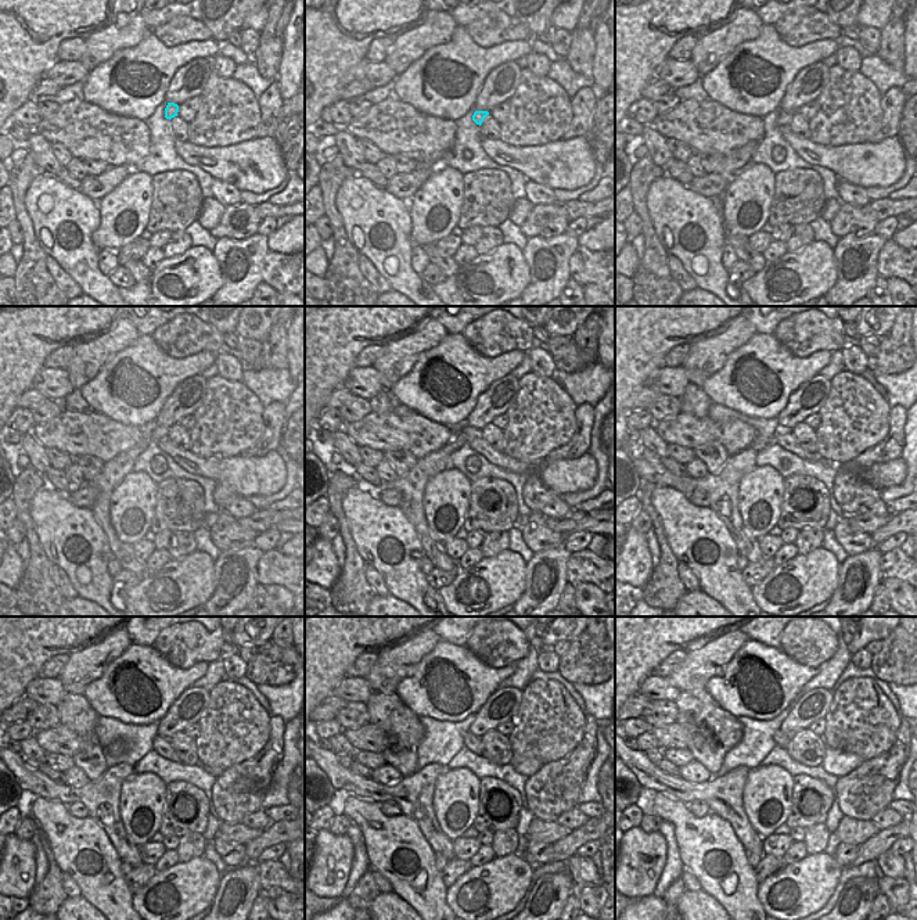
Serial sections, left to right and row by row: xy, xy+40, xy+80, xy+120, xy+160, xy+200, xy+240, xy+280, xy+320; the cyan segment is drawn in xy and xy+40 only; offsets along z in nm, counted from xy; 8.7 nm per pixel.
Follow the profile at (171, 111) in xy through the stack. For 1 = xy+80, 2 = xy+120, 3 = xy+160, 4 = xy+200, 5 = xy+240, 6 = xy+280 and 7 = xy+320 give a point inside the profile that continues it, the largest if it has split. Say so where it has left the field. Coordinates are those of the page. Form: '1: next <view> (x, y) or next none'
1: next xy+80 (784, 119)
2: next xy+120 (158, 432)
3: next xy+160 (412, 487)
4: next xy+200 (722, 488)
5: next xy+240 (101, 797)
6: next xy+280 (413, 794)
7: next xy+320 (723, 795)

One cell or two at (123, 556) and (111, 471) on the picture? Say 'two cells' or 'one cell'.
one cell

